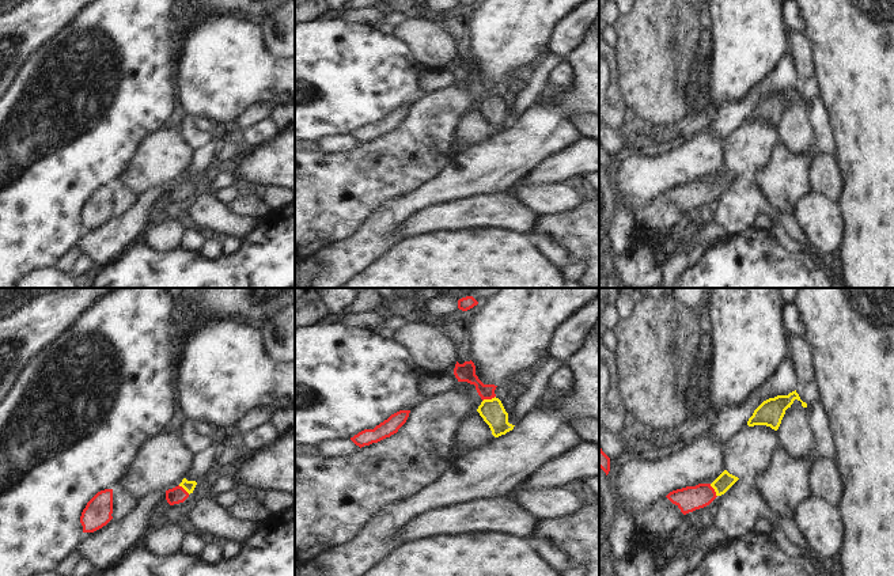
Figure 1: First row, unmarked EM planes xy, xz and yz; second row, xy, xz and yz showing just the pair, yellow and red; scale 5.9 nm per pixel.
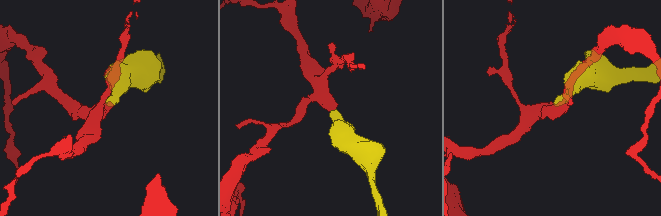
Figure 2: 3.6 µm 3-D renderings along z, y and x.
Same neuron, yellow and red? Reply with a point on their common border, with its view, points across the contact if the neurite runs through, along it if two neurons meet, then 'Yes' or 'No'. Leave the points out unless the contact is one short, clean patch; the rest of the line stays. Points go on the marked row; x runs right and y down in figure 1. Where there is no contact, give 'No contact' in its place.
Touches yellow at xz (488, 400). Path across: xz (492, 410), (488, 400), (487, 393), (463, 372). Yes

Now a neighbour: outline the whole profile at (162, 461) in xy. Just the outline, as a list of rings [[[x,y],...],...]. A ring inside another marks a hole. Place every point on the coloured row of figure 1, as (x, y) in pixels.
[[[174,428],[144,440],[115,488],[141,497],[155,490],[178,486],[186,477],[193,451]]]

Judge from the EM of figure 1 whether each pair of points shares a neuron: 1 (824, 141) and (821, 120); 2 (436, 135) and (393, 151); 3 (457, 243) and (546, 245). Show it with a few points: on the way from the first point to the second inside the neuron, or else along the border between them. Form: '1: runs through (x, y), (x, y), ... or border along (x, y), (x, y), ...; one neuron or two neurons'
1: runs through (824, 136), (821, 125); one neuron
2: runs through (425, 141), (416, 151), (404, 151); one neuron
3: border along (527, 232), (531, 243), (557, 266); two neurons

